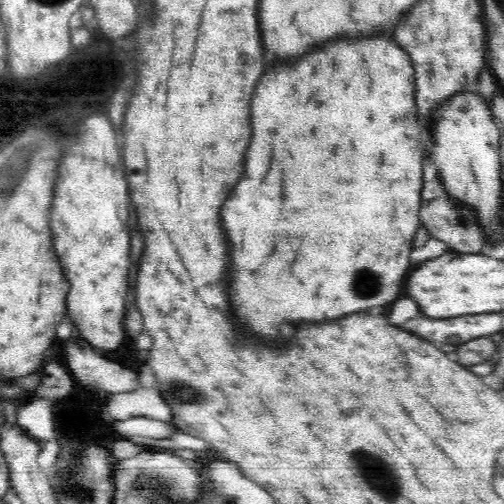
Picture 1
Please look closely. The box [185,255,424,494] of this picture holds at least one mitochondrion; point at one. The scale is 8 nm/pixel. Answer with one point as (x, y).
(366, 283)

